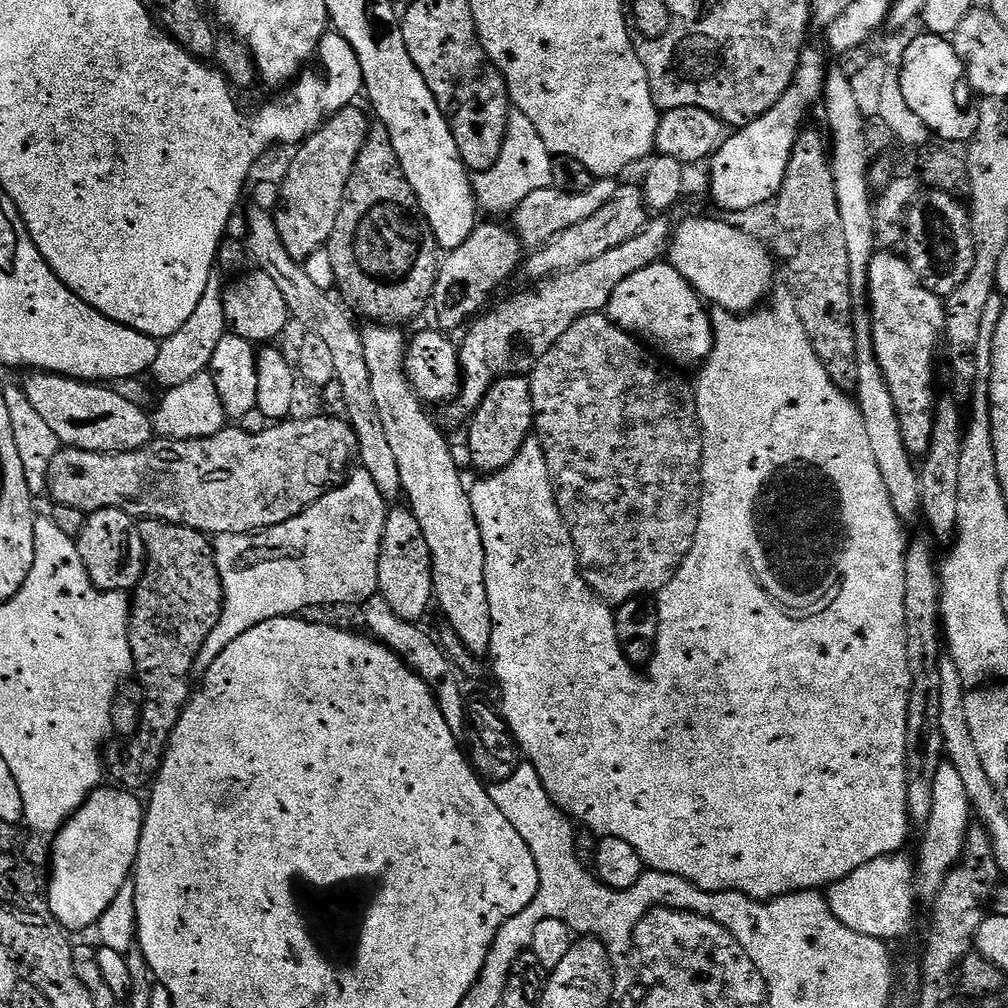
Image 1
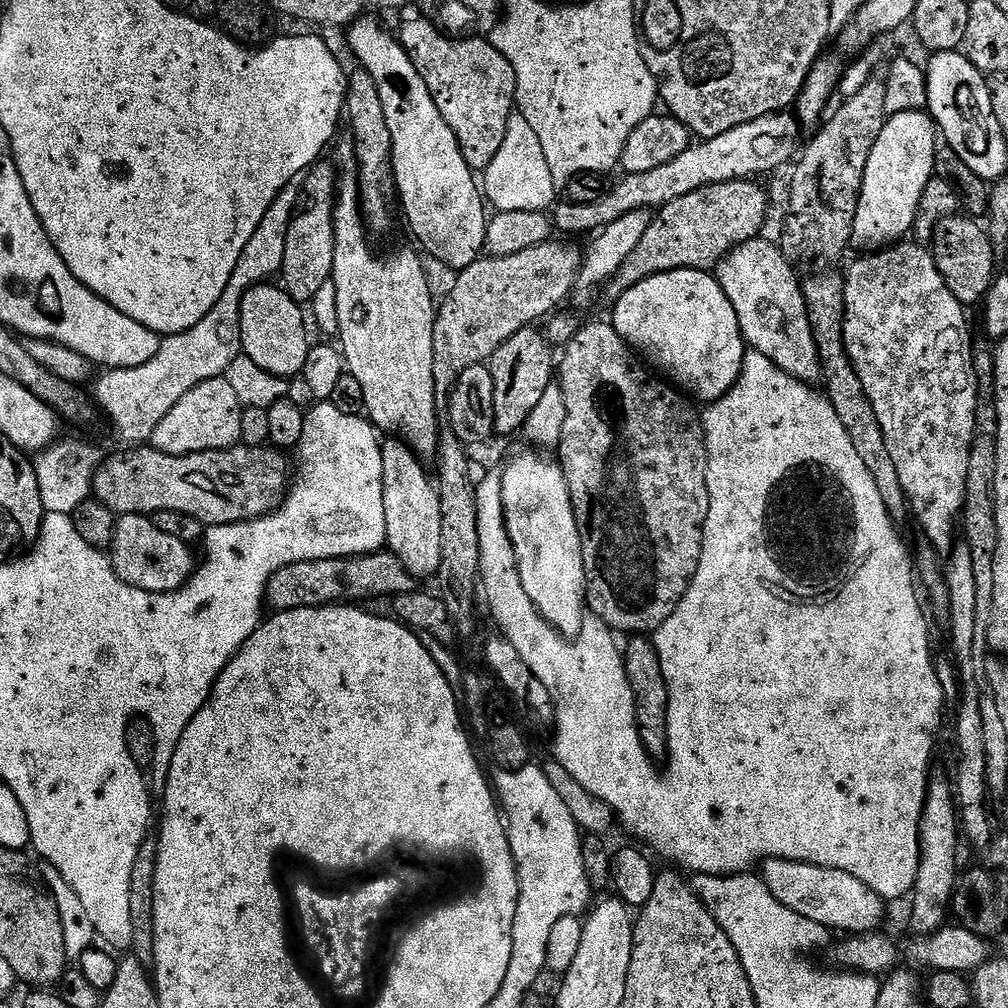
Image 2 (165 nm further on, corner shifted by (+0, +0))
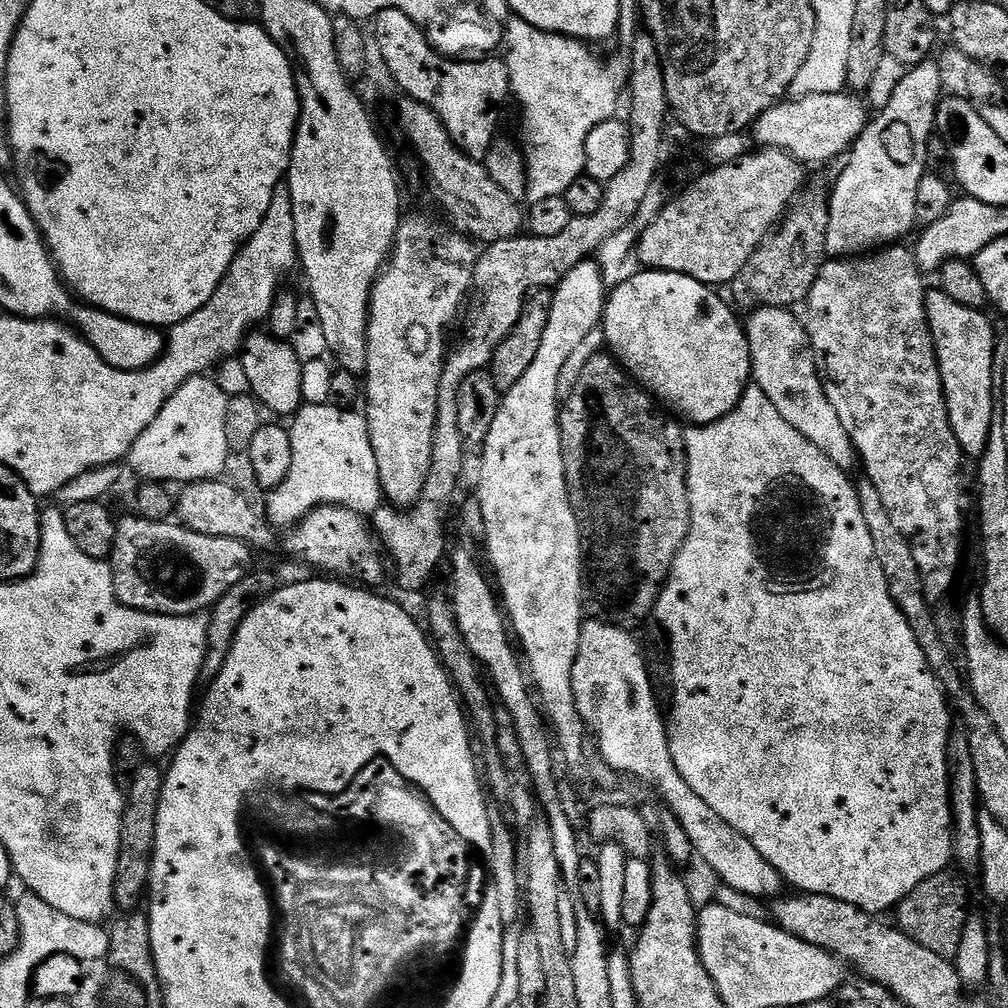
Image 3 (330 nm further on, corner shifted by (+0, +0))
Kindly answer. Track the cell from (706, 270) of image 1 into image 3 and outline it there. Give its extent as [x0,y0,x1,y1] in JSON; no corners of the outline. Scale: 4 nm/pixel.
[746,306,858,470]

